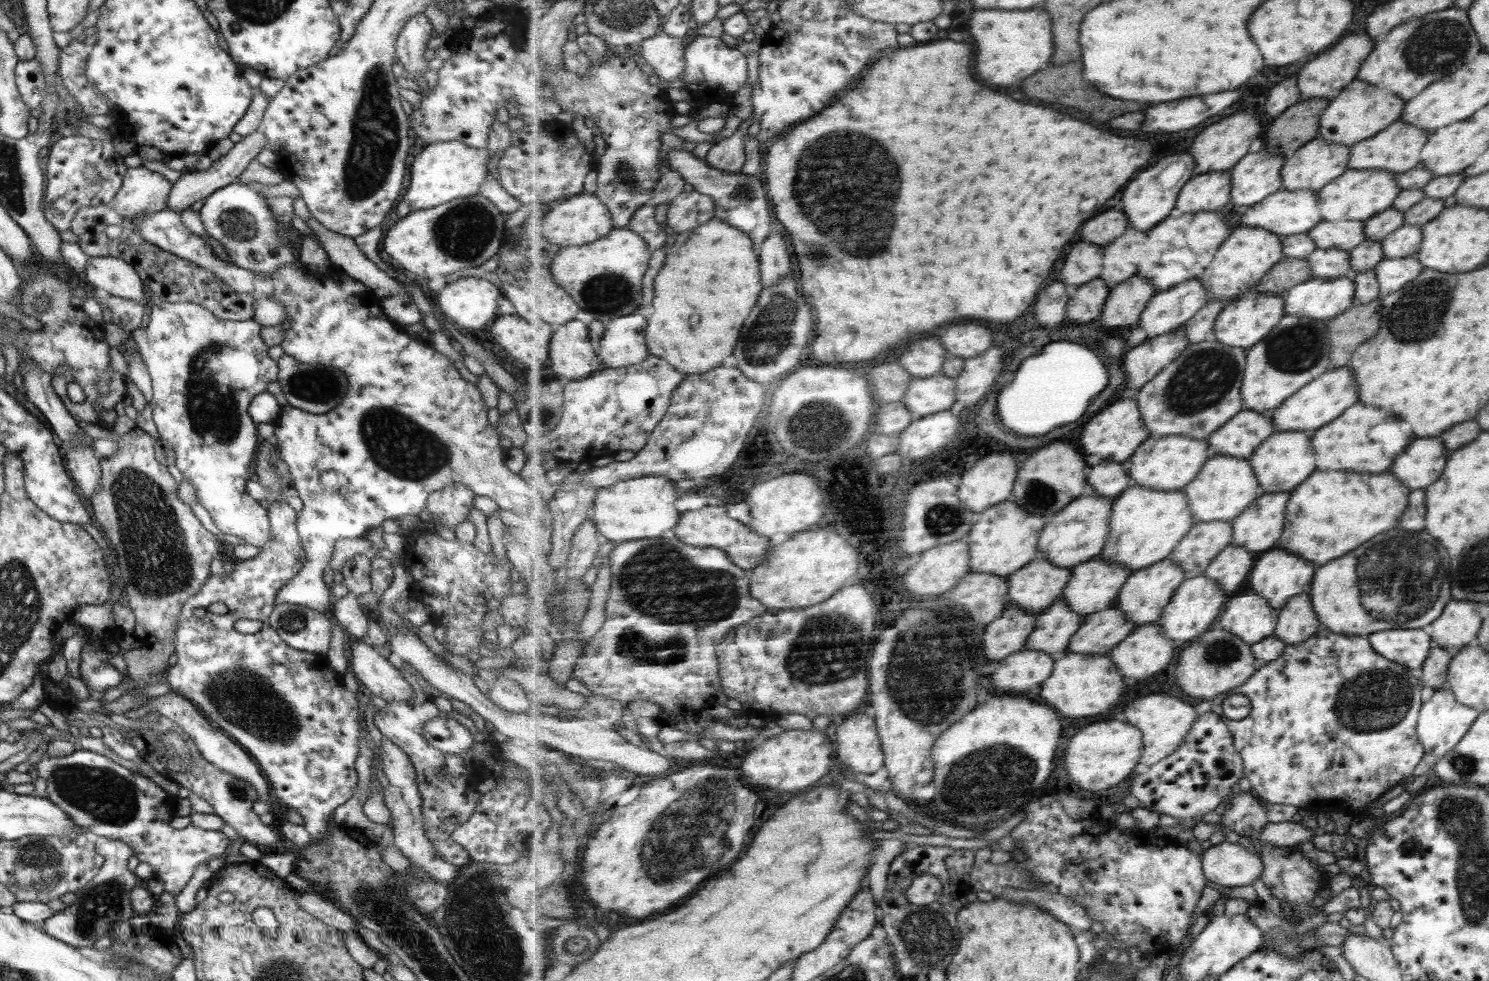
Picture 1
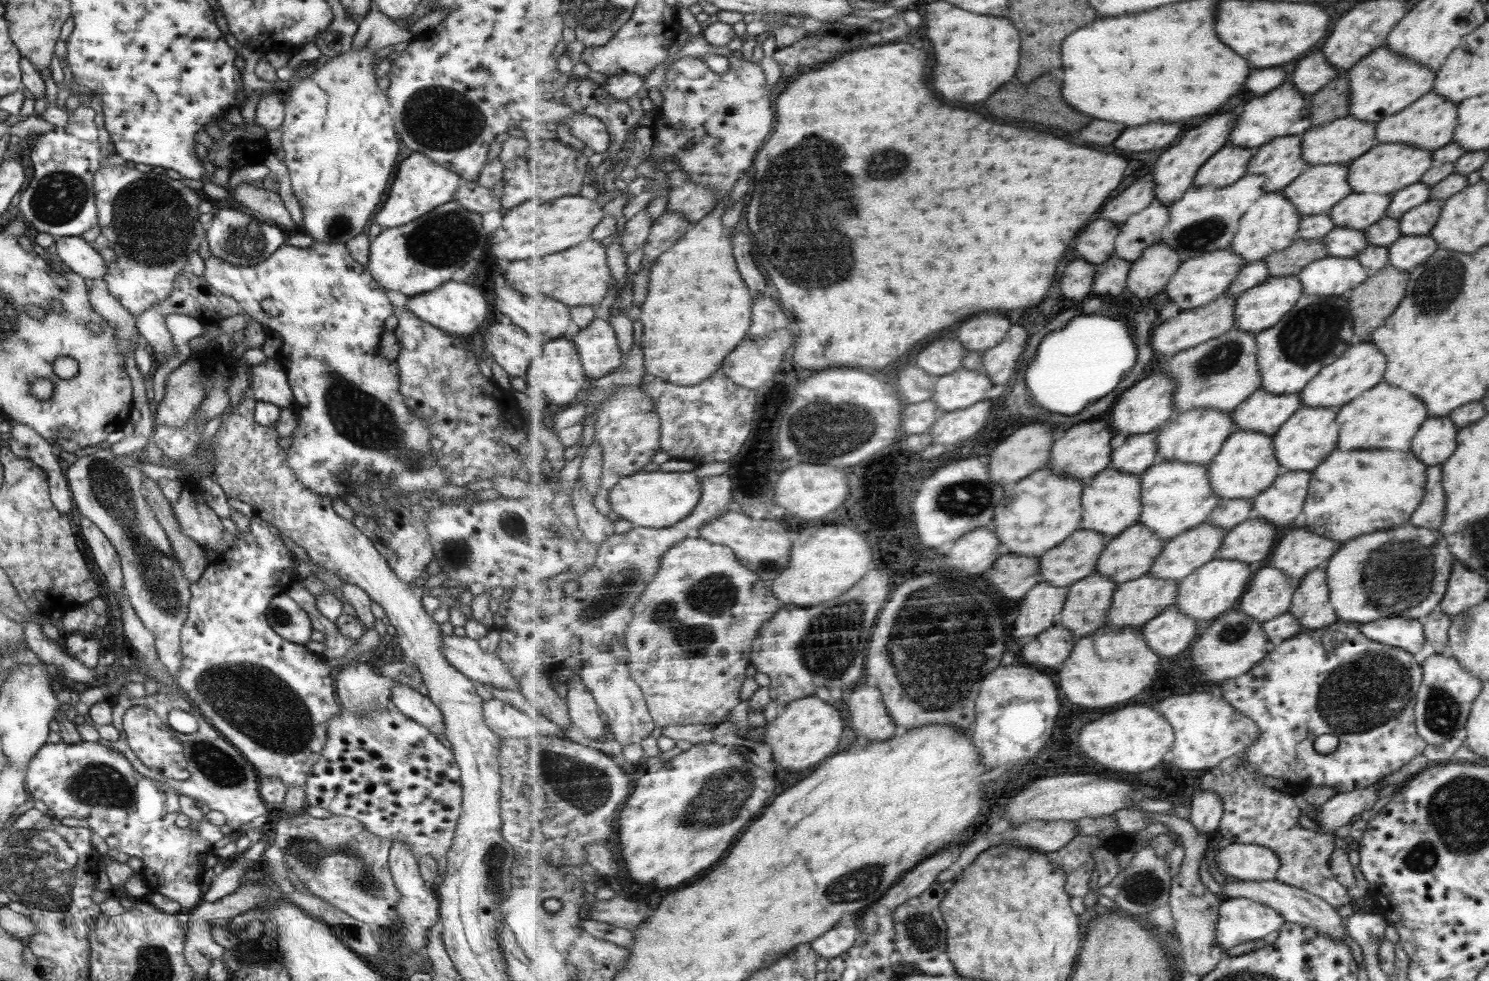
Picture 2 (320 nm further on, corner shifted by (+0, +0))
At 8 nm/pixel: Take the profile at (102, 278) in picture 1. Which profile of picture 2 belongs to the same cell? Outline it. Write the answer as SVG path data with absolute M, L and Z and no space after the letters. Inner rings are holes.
M81 236L55 237L54 244L61 262L67 264L69 270L84 278L102 281L106 263L94 244L87 242Z

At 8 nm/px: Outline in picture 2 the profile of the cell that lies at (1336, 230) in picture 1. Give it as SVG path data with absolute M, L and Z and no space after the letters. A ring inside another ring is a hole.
M1354 194L1338 202L1329 212L1336 227L1363 231L1386 217L1391 195Z

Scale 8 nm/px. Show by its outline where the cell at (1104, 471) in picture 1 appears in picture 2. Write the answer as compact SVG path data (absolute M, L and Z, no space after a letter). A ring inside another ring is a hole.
M1158 432L1128 436L1126 442L1113 452L1112 467L1142 476L1160 461Z

